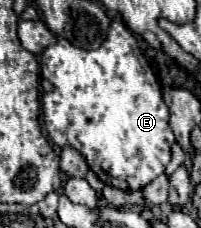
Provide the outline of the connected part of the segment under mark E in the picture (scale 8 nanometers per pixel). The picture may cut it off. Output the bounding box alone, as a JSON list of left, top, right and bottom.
[40,20,174,190]

